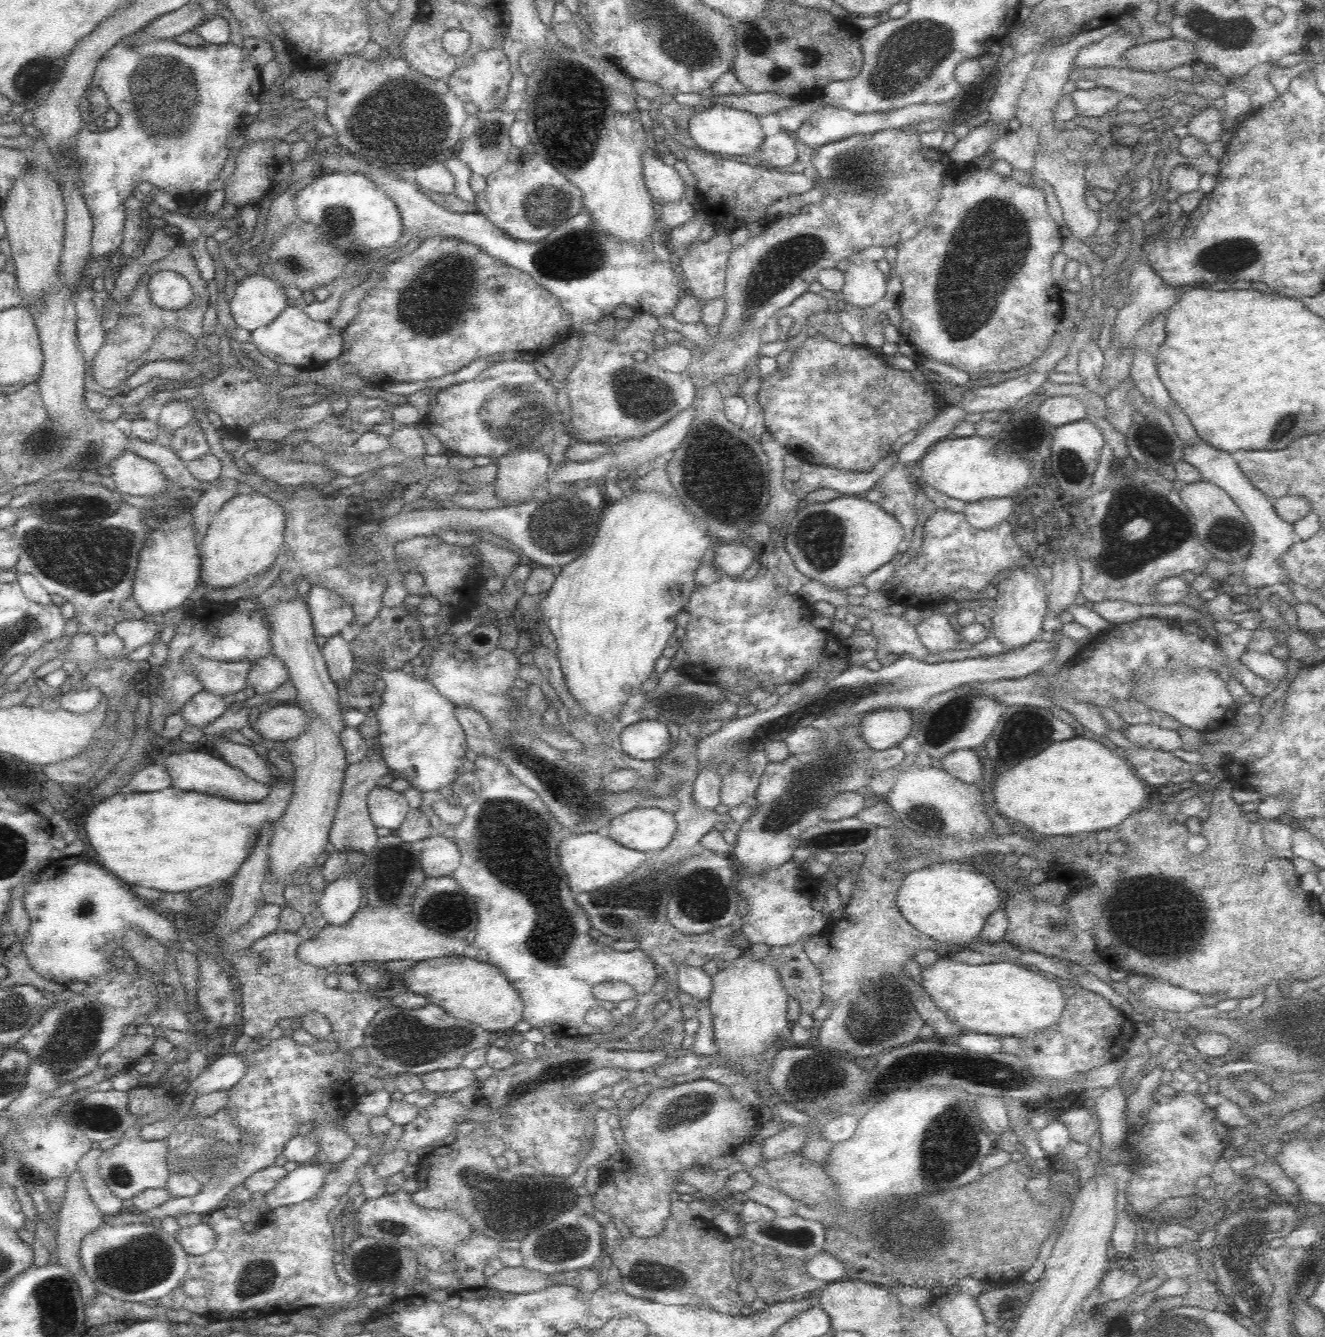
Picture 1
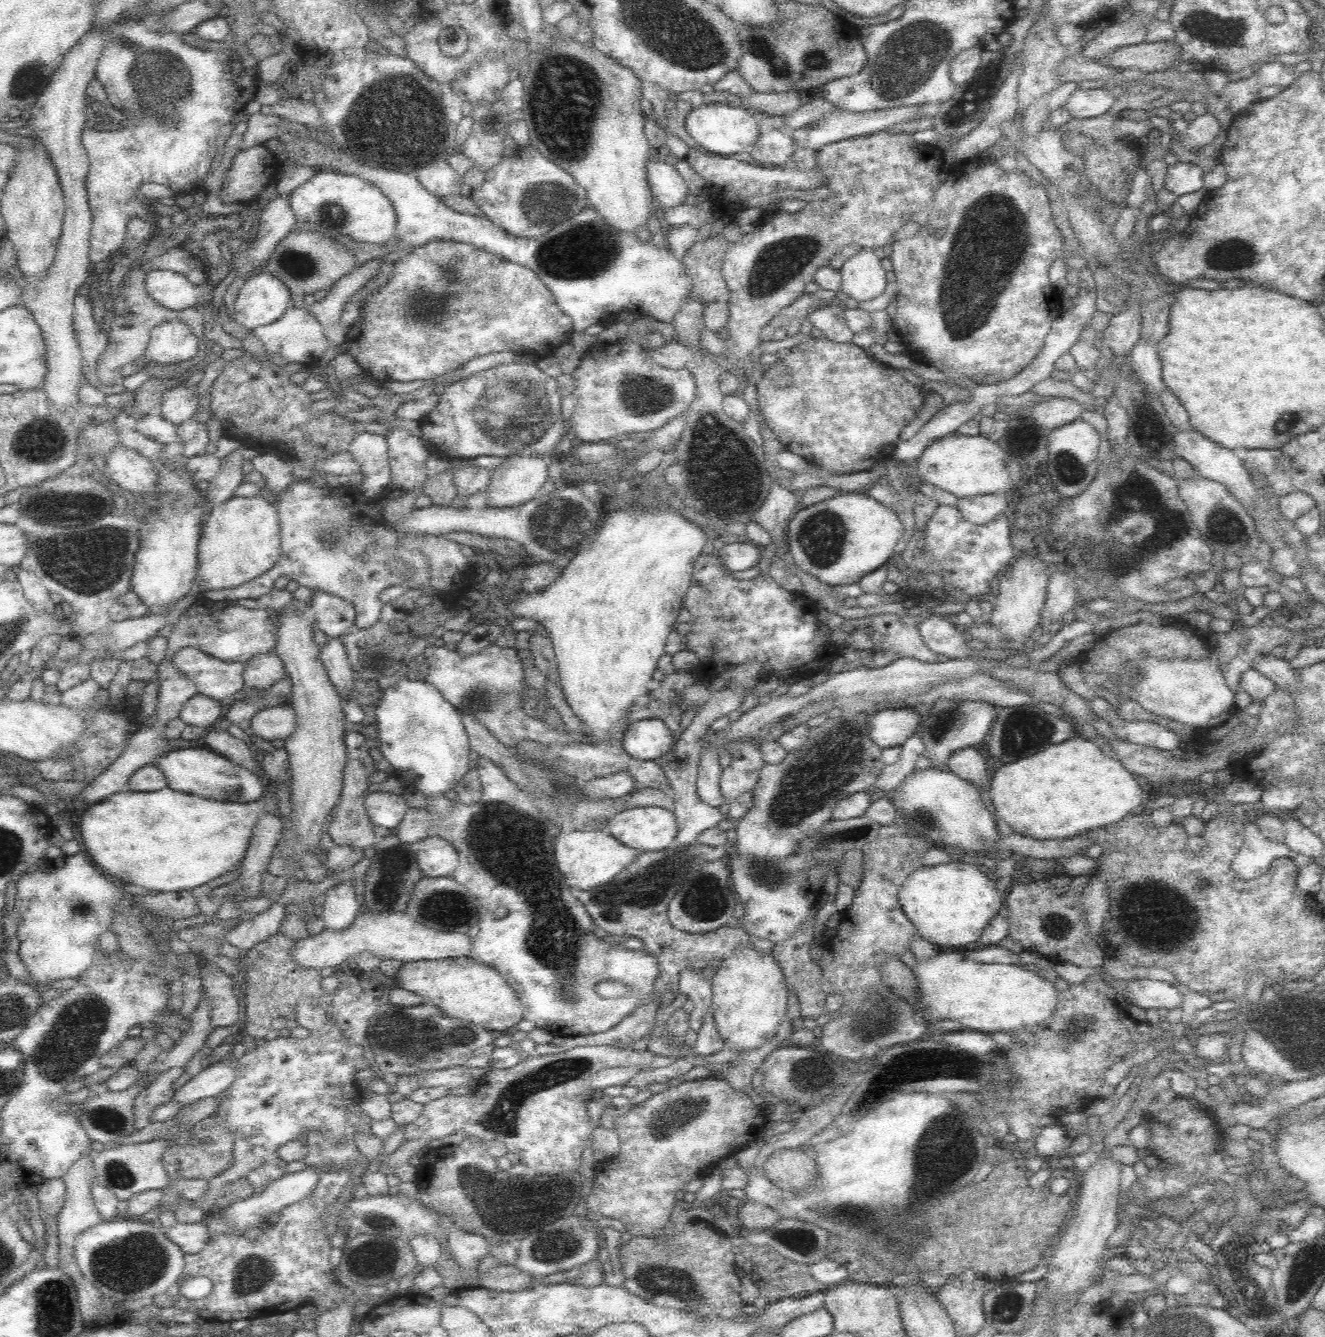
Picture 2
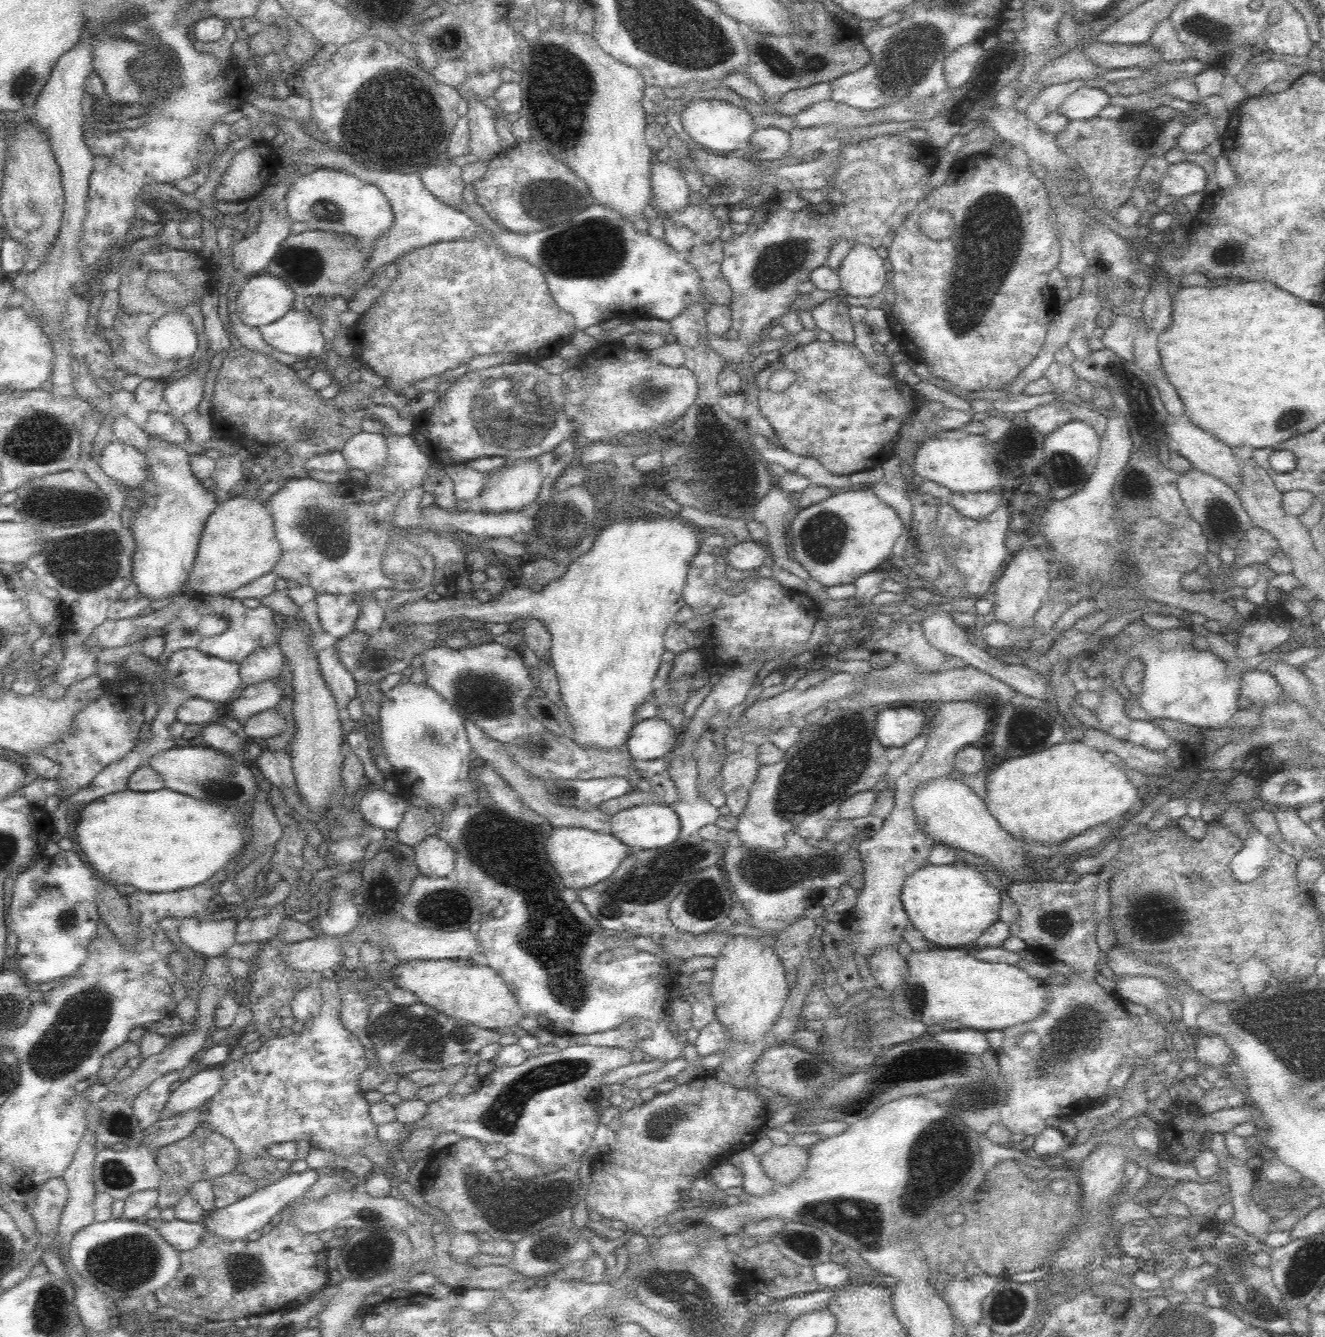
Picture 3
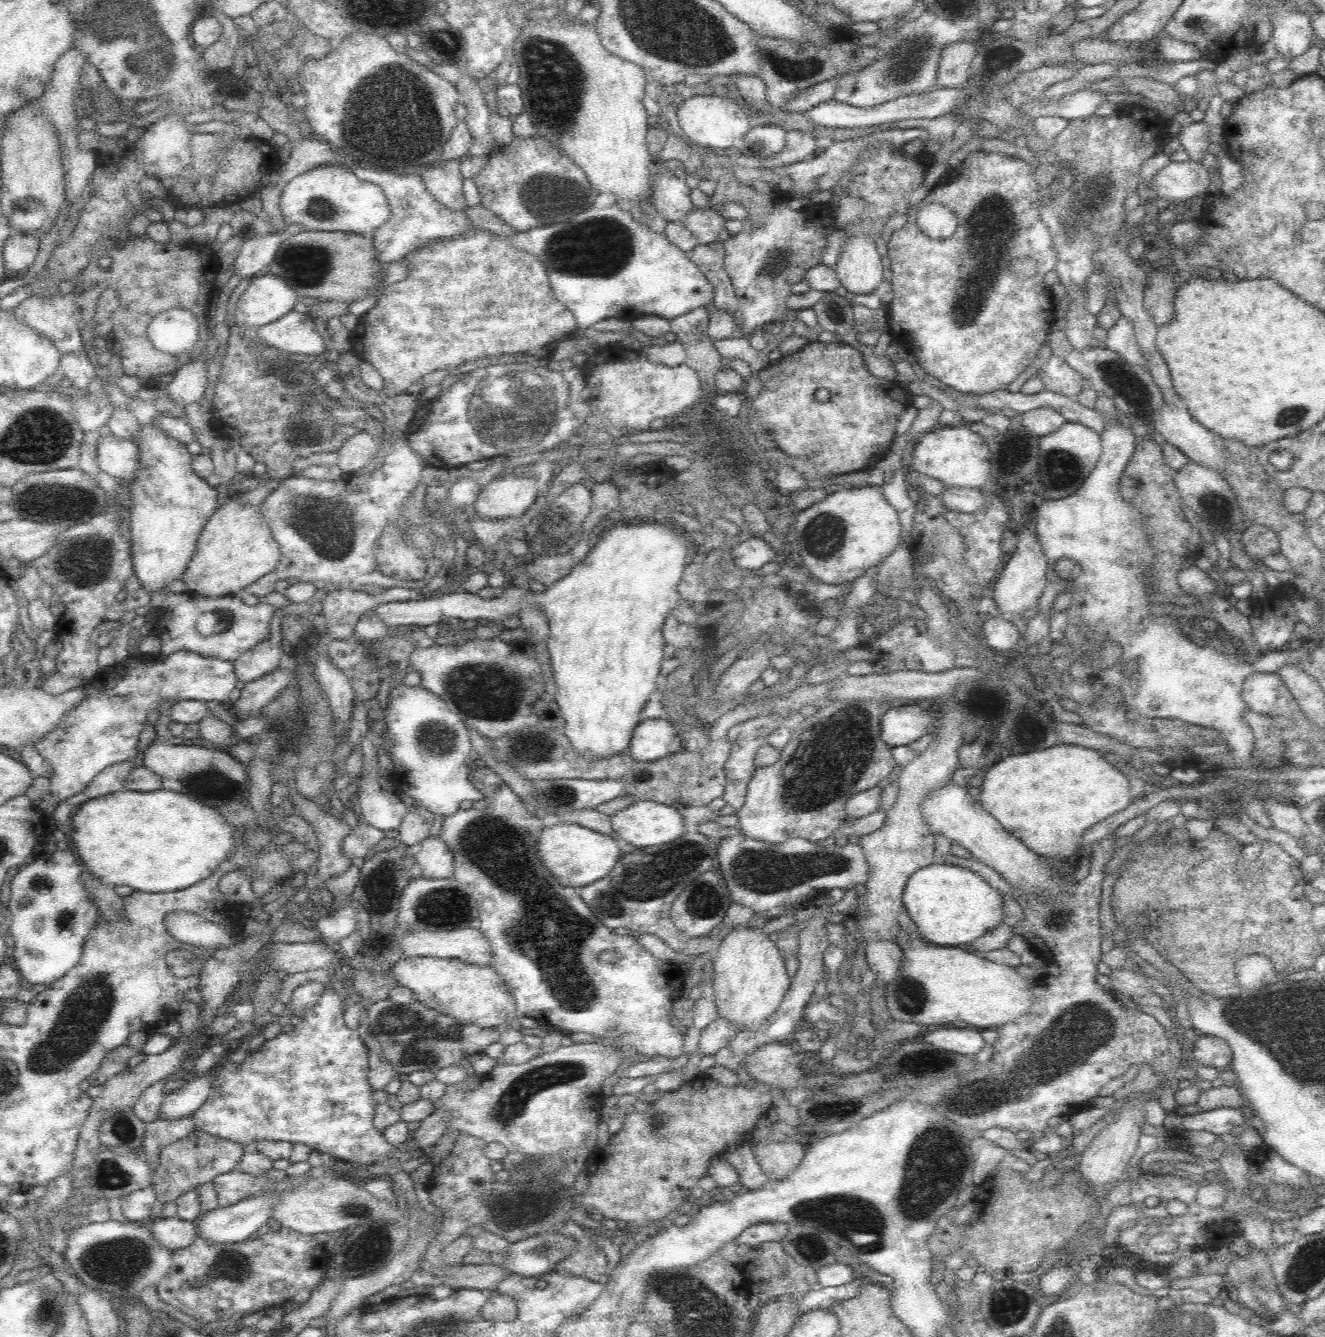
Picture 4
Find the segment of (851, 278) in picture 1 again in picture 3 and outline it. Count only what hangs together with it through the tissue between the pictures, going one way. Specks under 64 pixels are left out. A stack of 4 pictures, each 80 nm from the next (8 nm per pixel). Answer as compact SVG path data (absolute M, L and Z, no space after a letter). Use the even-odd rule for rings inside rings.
M852 242L852 248L848 251L848 255L842 260L838 269L840 288L850 296L878 296L887 281L886 272L883 260L878 256L875 248L867 244Z

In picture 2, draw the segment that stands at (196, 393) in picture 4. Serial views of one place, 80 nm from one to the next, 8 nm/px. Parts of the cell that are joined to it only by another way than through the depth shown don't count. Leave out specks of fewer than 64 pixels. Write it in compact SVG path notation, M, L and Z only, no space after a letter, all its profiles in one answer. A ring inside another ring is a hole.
M178 384L178 386L166 390L161 404L161 415L179 425L184 420L188 420L190 416L195 416L198 401L194 386Z

